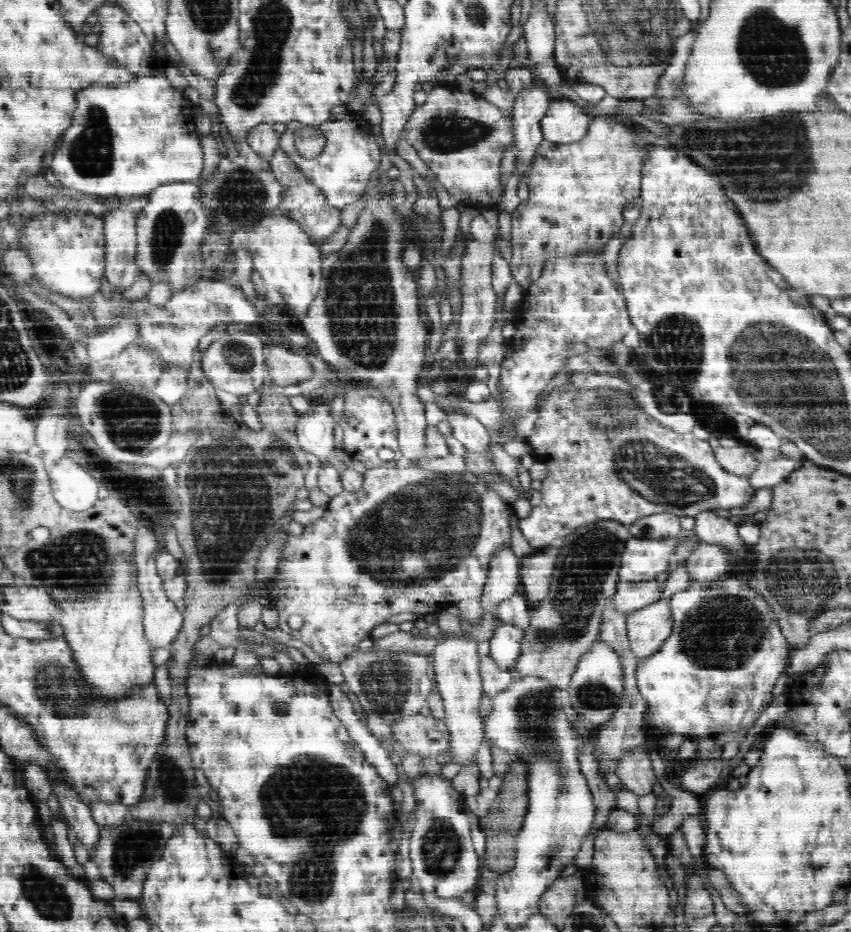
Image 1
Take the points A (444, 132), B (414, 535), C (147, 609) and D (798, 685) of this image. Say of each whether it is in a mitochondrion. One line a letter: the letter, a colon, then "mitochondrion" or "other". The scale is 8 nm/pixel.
A: mitochondrion
B: mitochondrion
C: other
D: other

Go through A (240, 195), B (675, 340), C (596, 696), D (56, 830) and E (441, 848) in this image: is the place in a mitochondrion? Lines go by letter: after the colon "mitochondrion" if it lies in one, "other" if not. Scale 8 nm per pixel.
A: mitochondrion
B: mitochondrion
C: mitochondrion
D: other
E: mitochondrion

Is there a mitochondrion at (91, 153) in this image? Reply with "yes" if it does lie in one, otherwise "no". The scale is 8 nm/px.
yes

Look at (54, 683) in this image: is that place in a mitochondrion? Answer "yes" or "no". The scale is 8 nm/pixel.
yes

